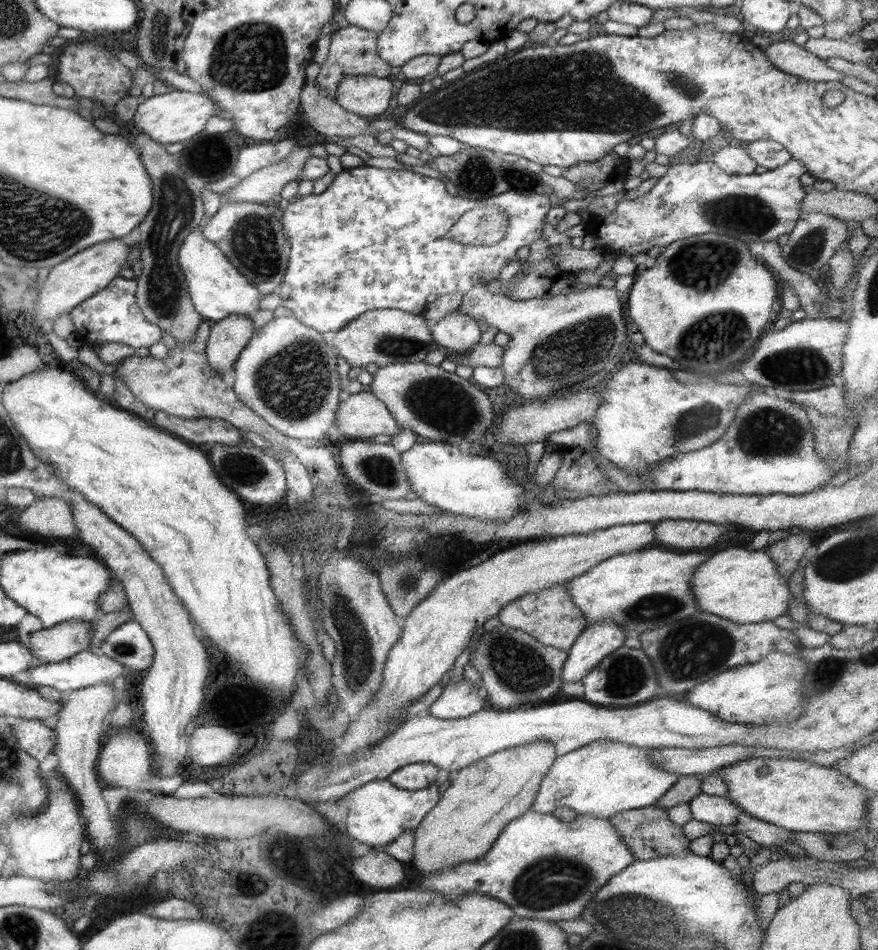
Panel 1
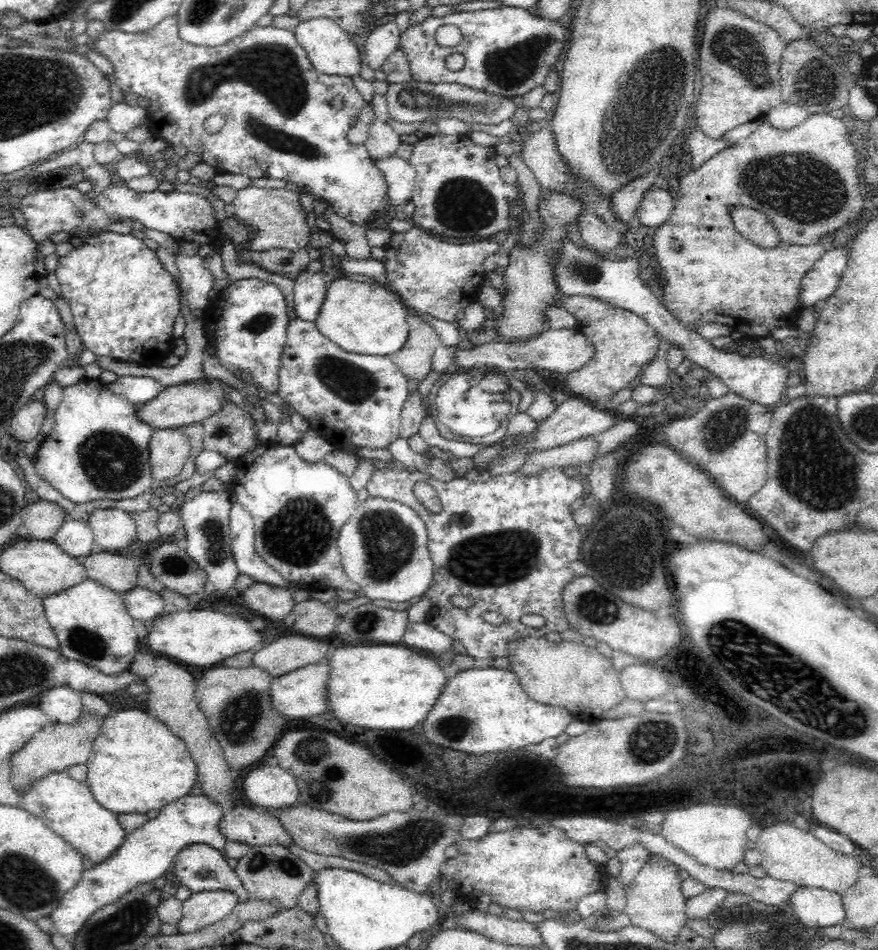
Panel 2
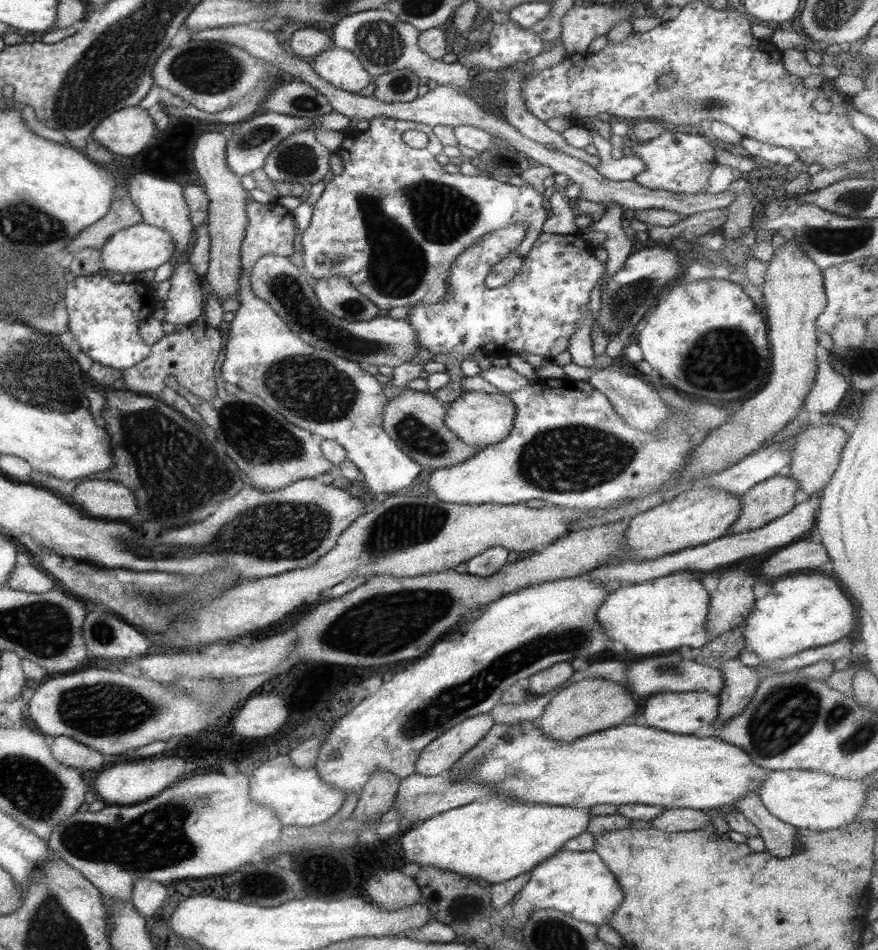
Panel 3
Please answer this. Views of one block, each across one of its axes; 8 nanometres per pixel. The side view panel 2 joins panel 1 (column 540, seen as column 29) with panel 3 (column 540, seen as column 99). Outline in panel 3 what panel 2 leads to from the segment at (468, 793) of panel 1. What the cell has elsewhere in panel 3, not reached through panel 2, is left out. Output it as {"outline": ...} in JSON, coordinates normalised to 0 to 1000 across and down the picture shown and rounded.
{"outline":[[[673,712],[648,721],[625,737],[616,754],[609,758],[610,764],[616,766],[618,775],[623,775],[625,779],[651,781],[662,775],[705,764],[710,756],[726,749],[723,747],[726,738],[721,737],[719,731],[710,724],[712,720],[708,718],[700,719]]]}

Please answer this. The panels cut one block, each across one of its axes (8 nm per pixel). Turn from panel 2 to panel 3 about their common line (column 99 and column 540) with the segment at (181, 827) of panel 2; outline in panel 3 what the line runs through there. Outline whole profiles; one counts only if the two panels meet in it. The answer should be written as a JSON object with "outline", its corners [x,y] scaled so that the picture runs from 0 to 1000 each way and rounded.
{"outline":[[[637,895],[618,905],[603,918],[603,926],[581,947],[582,964],[576,966],[577,975],[592,982],[603,960],[614,956],[630,957],[650,964],[659,971],[682,976],[694,971],[694,964],[710,947],[707,934],[698,919],[687,909],[678,896],[651,897]]]}

